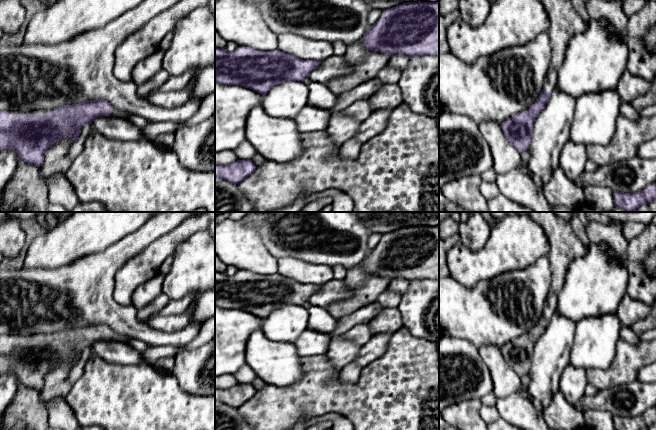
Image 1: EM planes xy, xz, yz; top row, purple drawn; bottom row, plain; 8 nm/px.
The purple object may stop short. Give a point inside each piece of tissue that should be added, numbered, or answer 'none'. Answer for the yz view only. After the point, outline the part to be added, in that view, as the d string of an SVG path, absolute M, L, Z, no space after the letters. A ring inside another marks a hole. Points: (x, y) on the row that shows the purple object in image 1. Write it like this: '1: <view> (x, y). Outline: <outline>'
1: yz (564, 23). Outline: M539 0L548 14L548 36L552 58L543 90L552 92L556 87L559 69L563 65L570 39L585 30L586 22L574 11L570 0Z

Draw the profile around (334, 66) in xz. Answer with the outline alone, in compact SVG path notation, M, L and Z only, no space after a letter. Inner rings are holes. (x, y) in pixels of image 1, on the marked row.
M332 55L313 69L308 78L311 82L327 85L330 80L351 73L352 66L344 56Z

